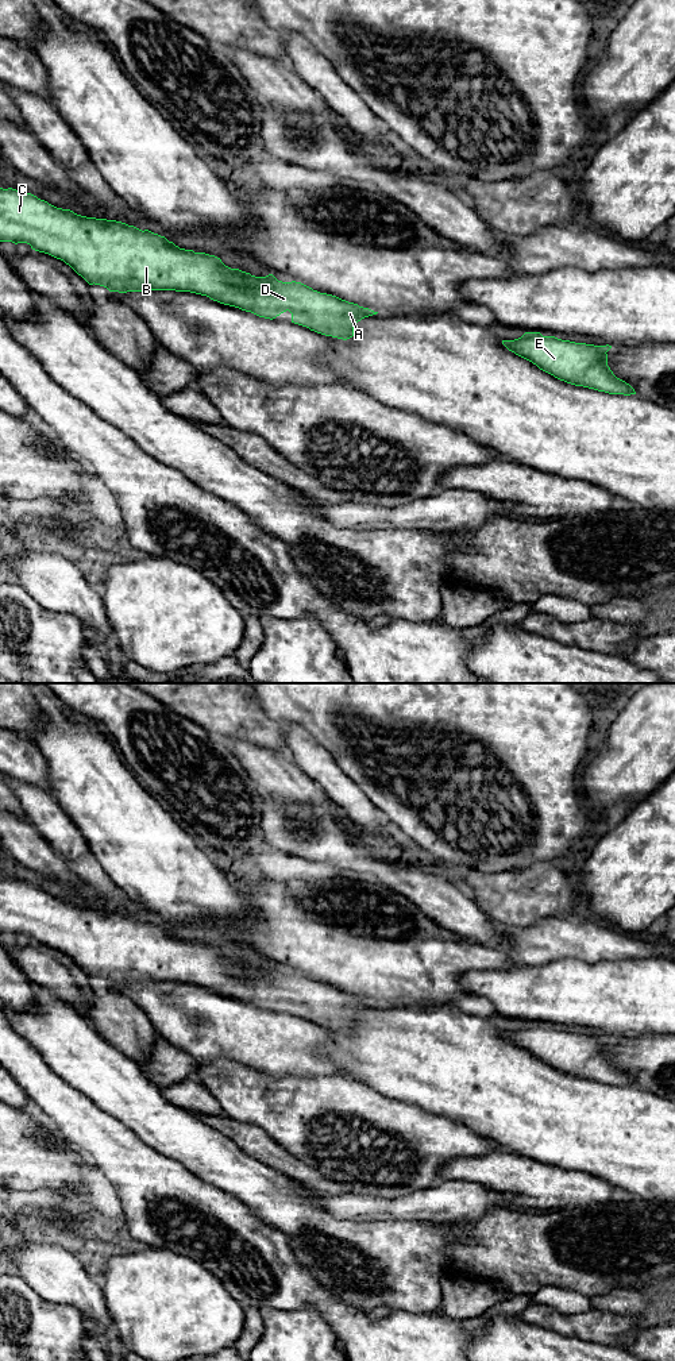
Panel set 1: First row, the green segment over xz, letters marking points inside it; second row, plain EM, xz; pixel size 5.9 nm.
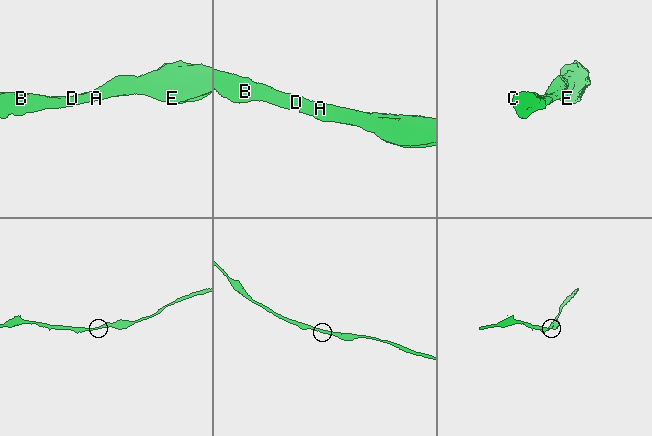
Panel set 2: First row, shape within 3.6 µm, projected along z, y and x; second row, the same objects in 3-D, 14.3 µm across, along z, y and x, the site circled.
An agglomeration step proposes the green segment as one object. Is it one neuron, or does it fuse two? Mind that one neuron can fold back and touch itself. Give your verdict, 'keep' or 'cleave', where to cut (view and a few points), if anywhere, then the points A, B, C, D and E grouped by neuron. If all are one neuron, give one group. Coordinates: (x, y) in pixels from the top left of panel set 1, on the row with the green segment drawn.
keep; no cut; A B C D E

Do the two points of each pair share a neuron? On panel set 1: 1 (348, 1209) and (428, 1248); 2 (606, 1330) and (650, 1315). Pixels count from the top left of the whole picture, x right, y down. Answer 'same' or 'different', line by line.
1: different
2: different

